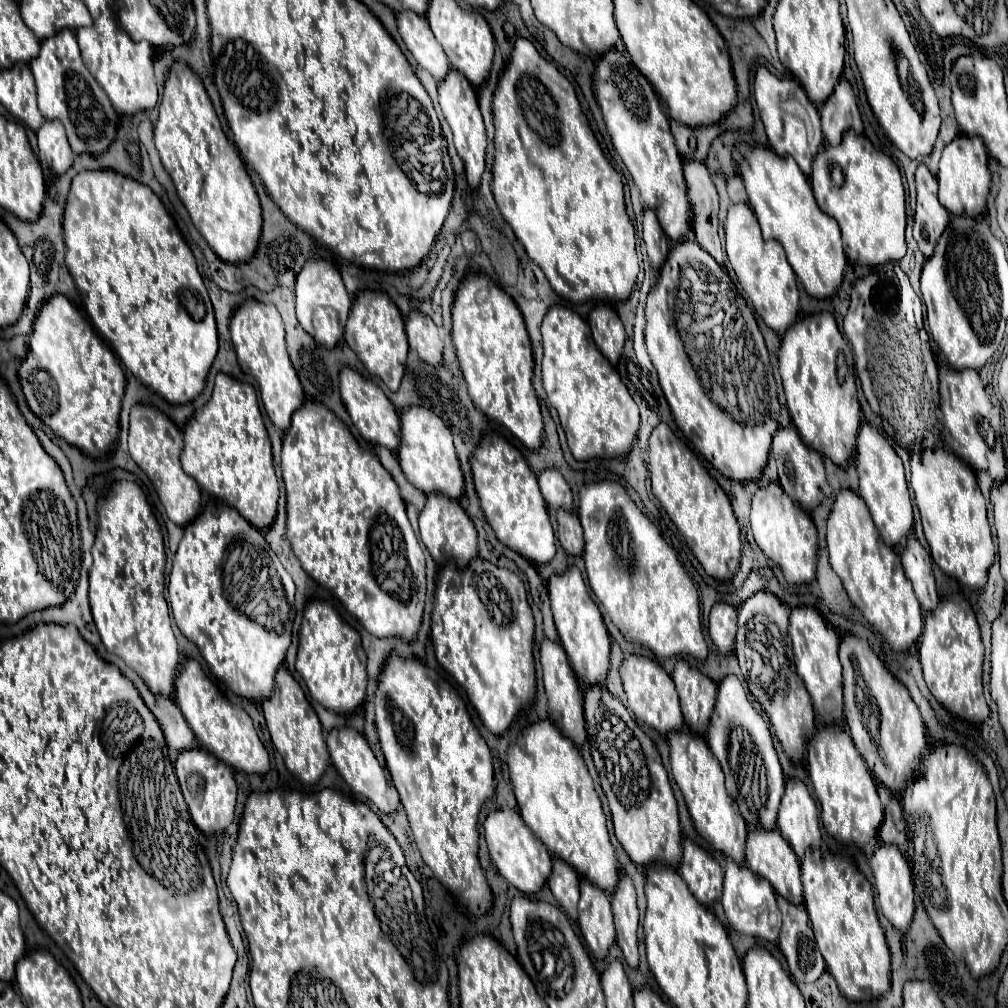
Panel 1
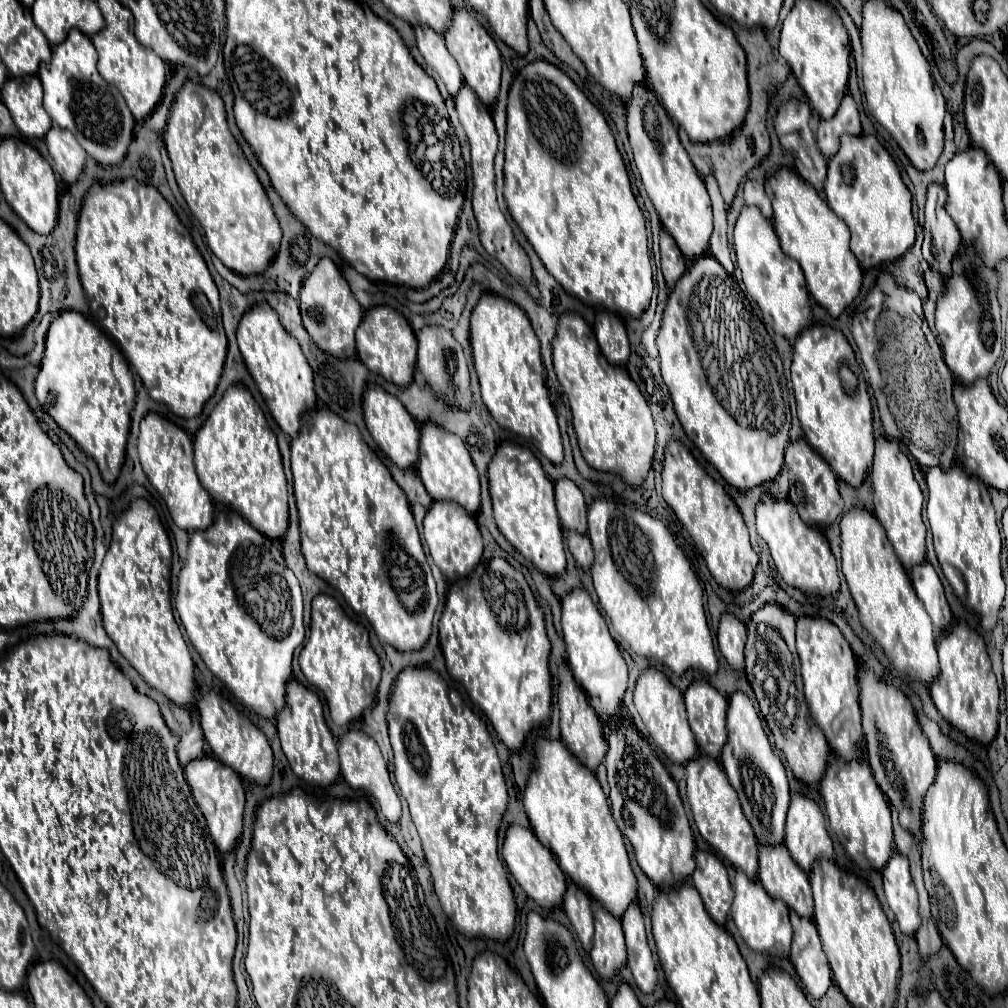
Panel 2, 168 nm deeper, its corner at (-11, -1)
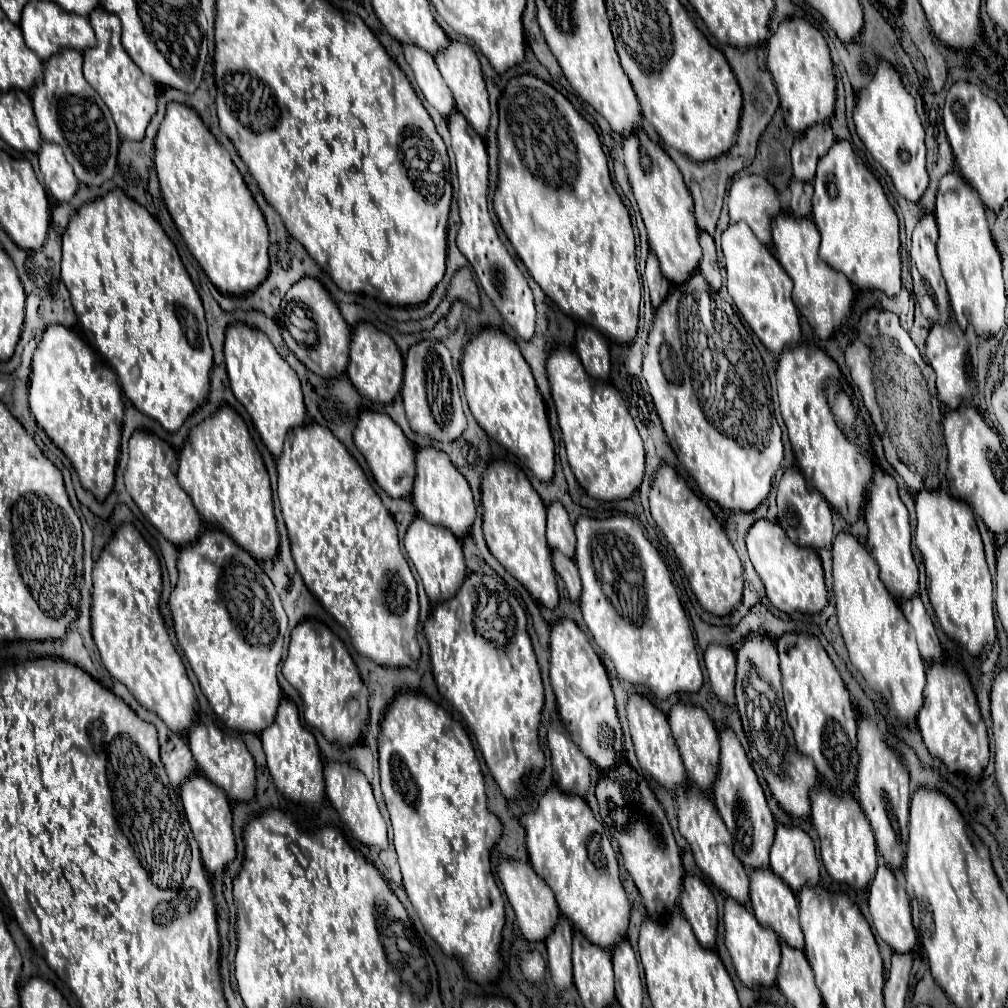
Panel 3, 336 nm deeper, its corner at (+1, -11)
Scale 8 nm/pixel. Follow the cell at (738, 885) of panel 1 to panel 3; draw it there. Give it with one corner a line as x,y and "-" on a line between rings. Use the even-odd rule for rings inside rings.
726,898
726,904
724,904
724,926
726,926
726,932
724,932
726,948
732,956
734,970
742,980
742,984
748,988
772,986
776,982
776,974
780,966
780,938
776,936
776,932
760,926
754,914
732,898

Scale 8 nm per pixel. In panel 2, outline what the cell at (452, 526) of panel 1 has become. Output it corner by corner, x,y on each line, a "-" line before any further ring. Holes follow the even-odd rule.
440,500
430,506
430,510
424,518
424,538
426,538
426,544
430,548
434,562
448,578
450,578
450,566
452,566
452,572
456,572
458,576
464,578
474,570
474,566
482,558
484,544
482,544
482,534
478,530
478,524
476,524
474,516
456,502

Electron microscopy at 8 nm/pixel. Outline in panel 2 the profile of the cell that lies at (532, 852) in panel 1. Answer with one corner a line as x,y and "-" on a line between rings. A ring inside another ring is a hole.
512,824
504,838
502,856
514,876
514,880
522,886
522,890
542,908
552,908
562,902
562,896
566,892
566,874
560,870
554,854
540,844
536,834
530,828

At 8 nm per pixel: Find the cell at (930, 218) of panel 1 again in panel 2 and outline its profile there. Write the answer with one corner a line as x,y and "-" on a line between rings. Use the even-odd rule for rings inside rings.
930,184
926,198
926,222
922,254
932,270
950,276
950,262
960,248
960,232
946,212
946,190
942,184

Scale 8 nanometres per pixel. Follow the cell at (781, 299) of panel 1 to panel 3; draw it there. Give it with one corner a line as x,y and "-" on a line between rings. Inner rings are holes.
732,222
722,232
722,252
726,260
726,286
728,292
744,316
752,332
760,338
760,342
772,352
780,354
788,344
800,342
800,320
798,310
792,302
792,280
778,264
778,260
770,254
770,250
752,234
750,226
744,222

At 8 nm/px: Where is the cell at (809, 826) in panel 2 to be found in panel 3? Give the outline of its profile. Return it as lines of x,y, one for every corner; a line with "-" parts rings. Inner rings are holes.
780,824
770,848
770,868
792,890
816,886
820,880
820,868
812,838
800,828
788,828

